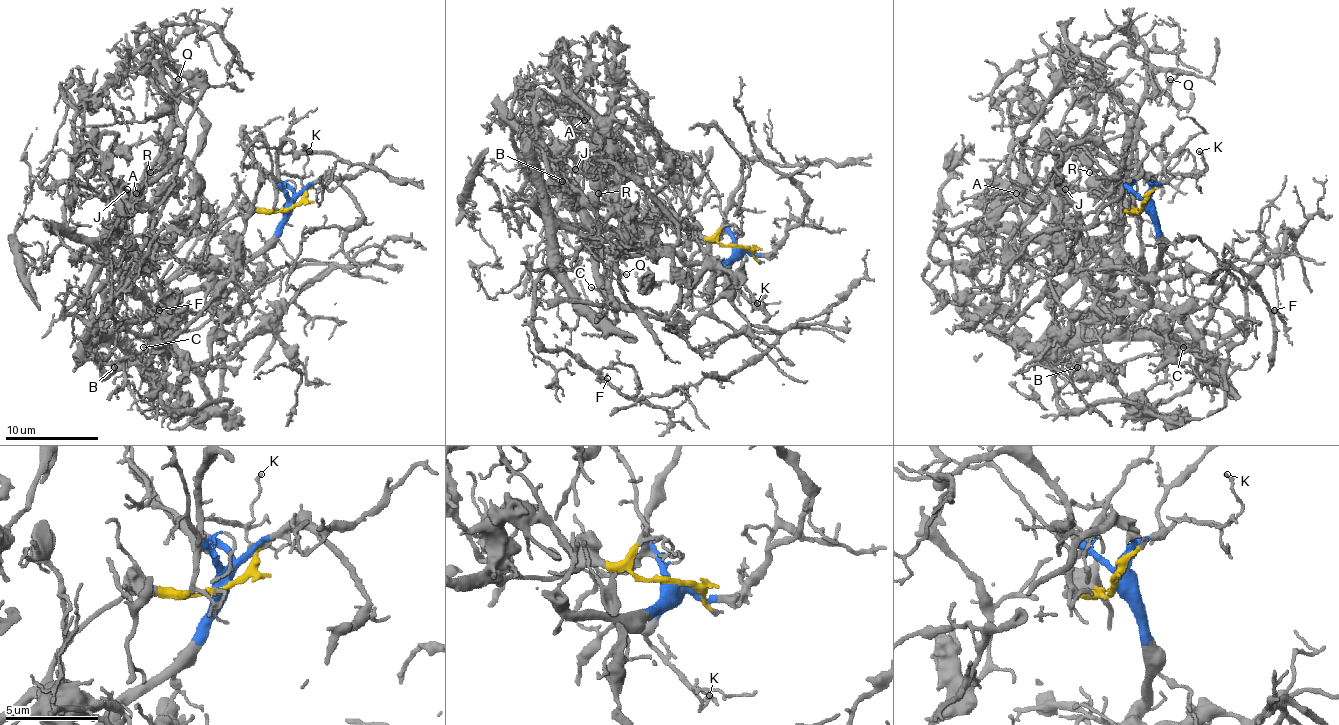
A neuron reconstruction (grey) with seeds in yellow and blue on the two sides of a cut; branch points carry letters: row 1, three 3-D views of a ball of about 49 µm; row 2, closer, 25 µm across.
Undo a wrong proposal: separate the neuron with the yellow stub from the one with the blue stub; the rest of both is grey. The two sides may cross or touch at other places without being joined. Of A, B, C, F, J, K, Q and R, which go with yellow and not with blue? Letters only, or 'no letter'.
A, B, C, J, Q, R

